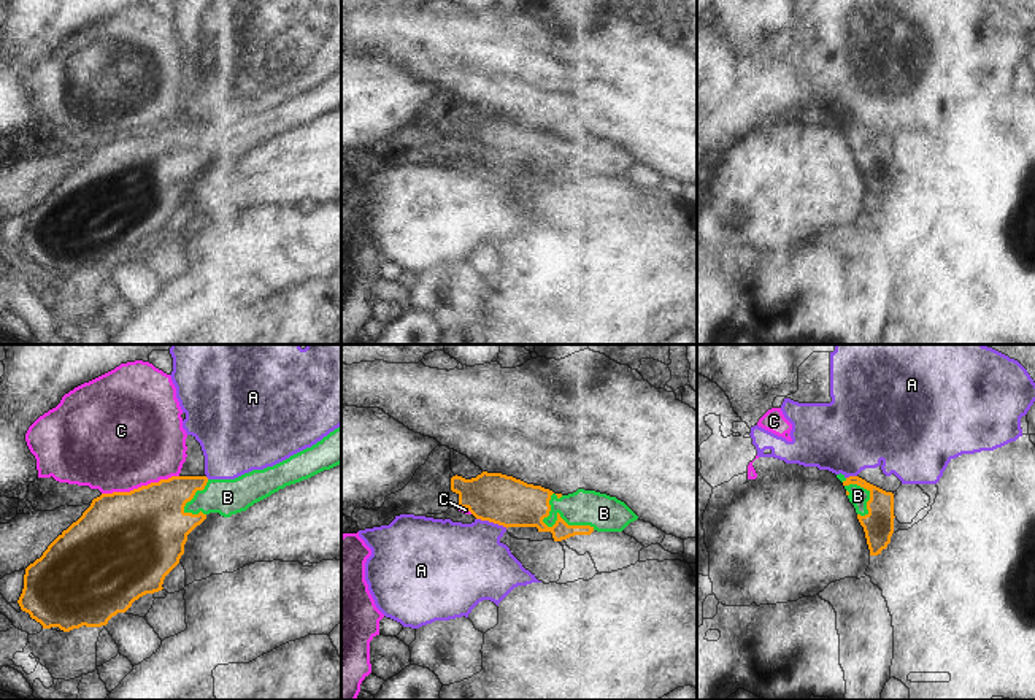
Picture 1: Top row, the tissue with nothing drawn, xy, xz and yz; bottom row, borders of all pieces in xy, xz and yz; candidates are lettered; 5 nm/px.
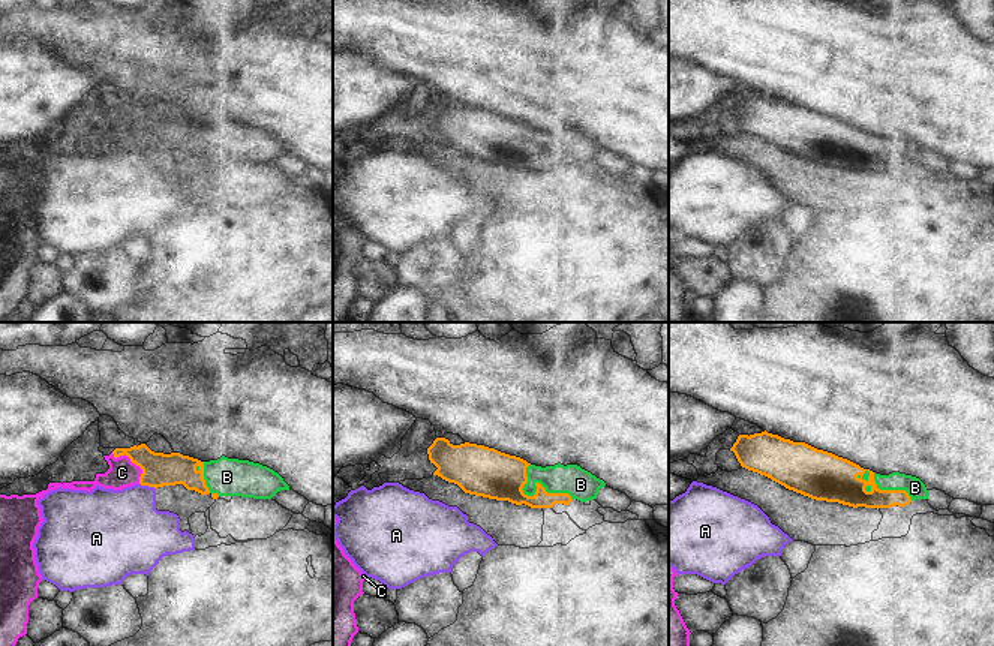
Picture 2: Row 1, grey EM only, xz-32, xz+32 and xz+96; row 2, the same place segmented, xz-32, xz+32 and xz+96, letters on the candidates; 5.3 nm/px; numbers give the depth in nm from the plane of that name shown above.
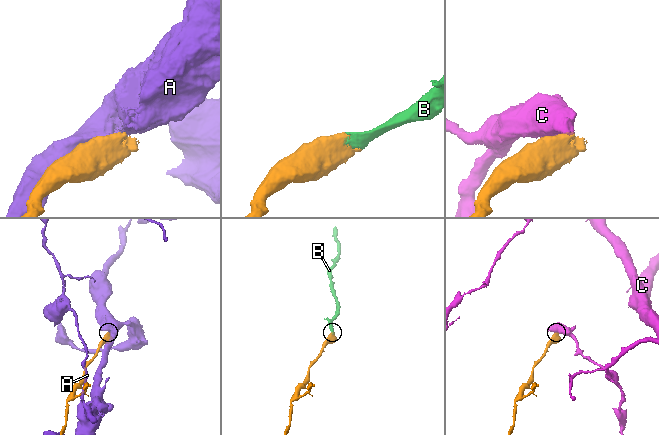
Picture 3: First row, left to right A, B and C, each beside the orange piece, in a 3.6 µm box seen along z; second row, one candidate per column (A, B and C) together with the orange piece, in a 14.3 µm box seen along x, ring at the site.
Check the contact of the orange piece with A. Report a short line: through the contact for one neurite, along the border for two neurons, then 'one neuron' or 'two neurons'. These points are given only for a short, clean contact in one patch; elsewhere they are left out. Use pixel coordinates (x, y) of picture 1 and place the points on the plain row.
two neurons

